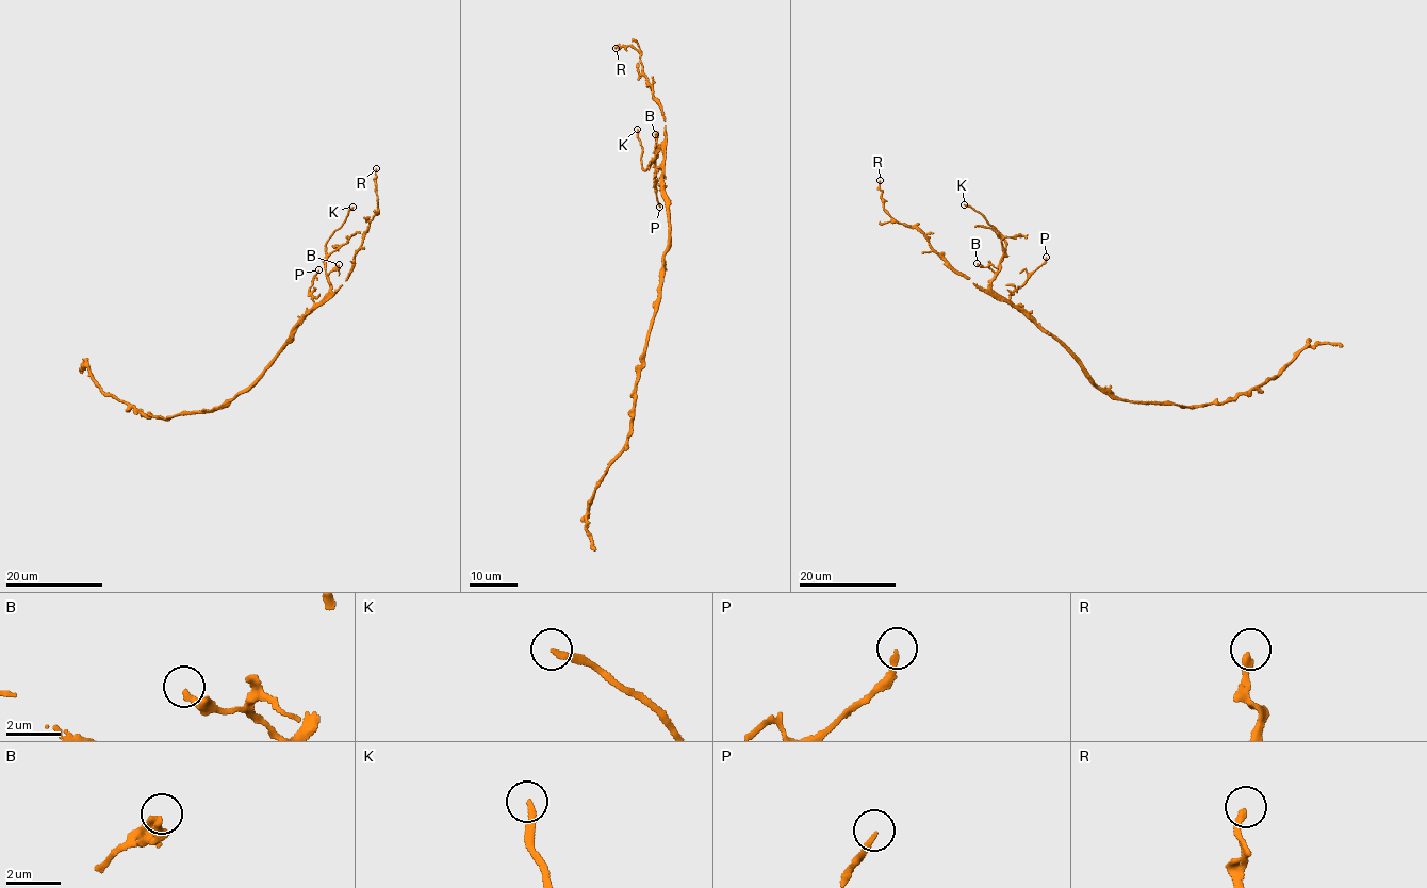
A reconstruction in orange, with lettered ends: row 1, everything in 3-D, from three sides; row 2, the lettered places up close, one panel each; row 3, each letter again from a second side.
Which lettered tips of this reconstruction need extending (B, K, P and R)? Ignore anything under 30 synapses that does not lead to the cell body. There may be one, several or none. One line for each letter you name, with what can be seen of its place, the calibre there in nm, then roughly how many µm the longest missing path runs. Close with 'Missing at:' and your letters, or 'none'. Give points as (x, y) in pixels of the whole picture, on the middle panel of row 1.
K: place (637, 129); calibre 200 nm; missing 10 µm
Missing at: K

